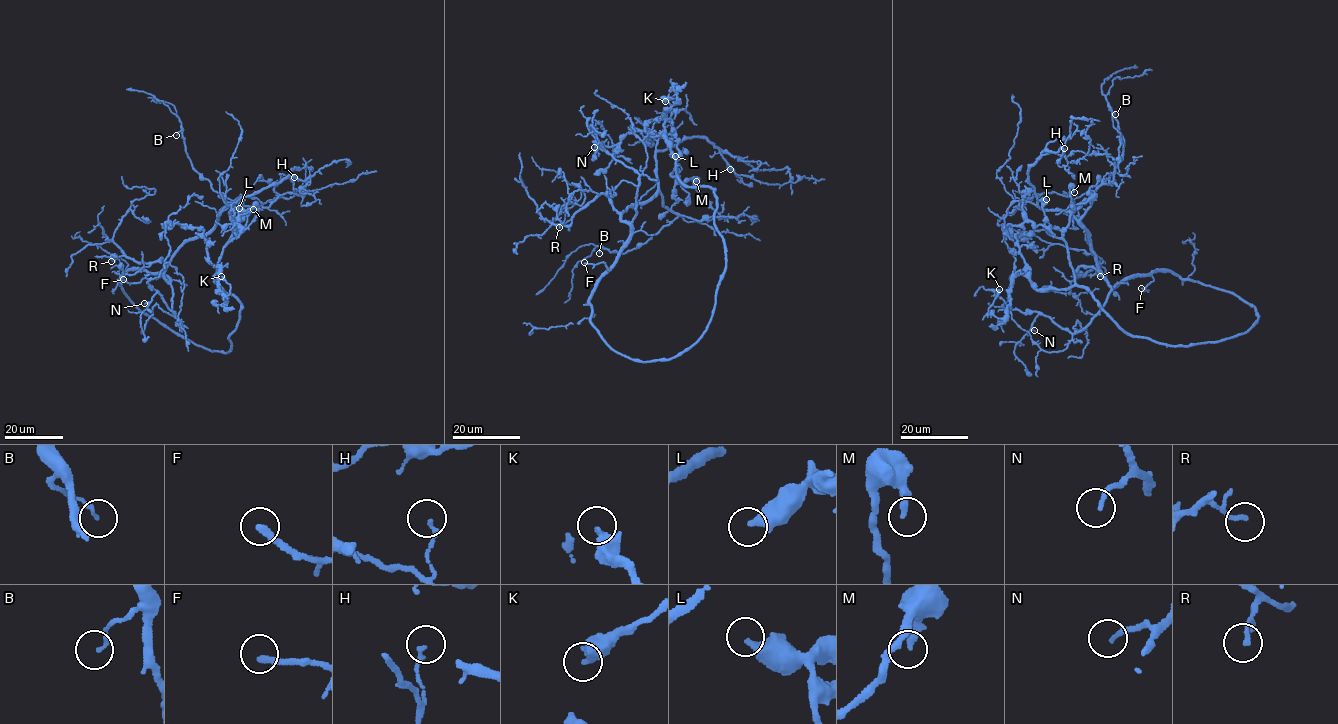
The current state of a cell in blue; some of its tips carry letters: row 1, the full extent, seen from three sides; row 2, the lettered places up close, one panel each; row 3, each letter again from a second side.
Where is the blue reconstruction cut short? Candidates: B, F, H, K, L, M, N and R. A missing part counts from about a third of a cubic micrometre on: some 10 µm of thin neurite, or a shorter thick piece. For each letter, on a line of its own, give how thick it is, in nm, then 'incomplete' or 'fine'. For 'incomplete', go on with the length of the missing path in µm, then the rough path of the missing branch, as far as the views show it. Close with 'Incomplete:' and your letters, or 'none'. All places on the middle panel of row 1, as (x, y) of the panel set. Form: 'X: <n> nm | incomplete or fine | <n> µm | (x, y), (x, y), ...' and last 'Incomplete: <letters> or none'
B: 130 nm | fine
F: 280 nm | incomplete | 100 µm
H: 150 nm | fine
K: 400 nm | fine
L: 440 nm | fine
M: 280 nm | fine
N: 160 nm | incomplete | 20 µm
R: 110 nm | fine
Incomplete: F, N

